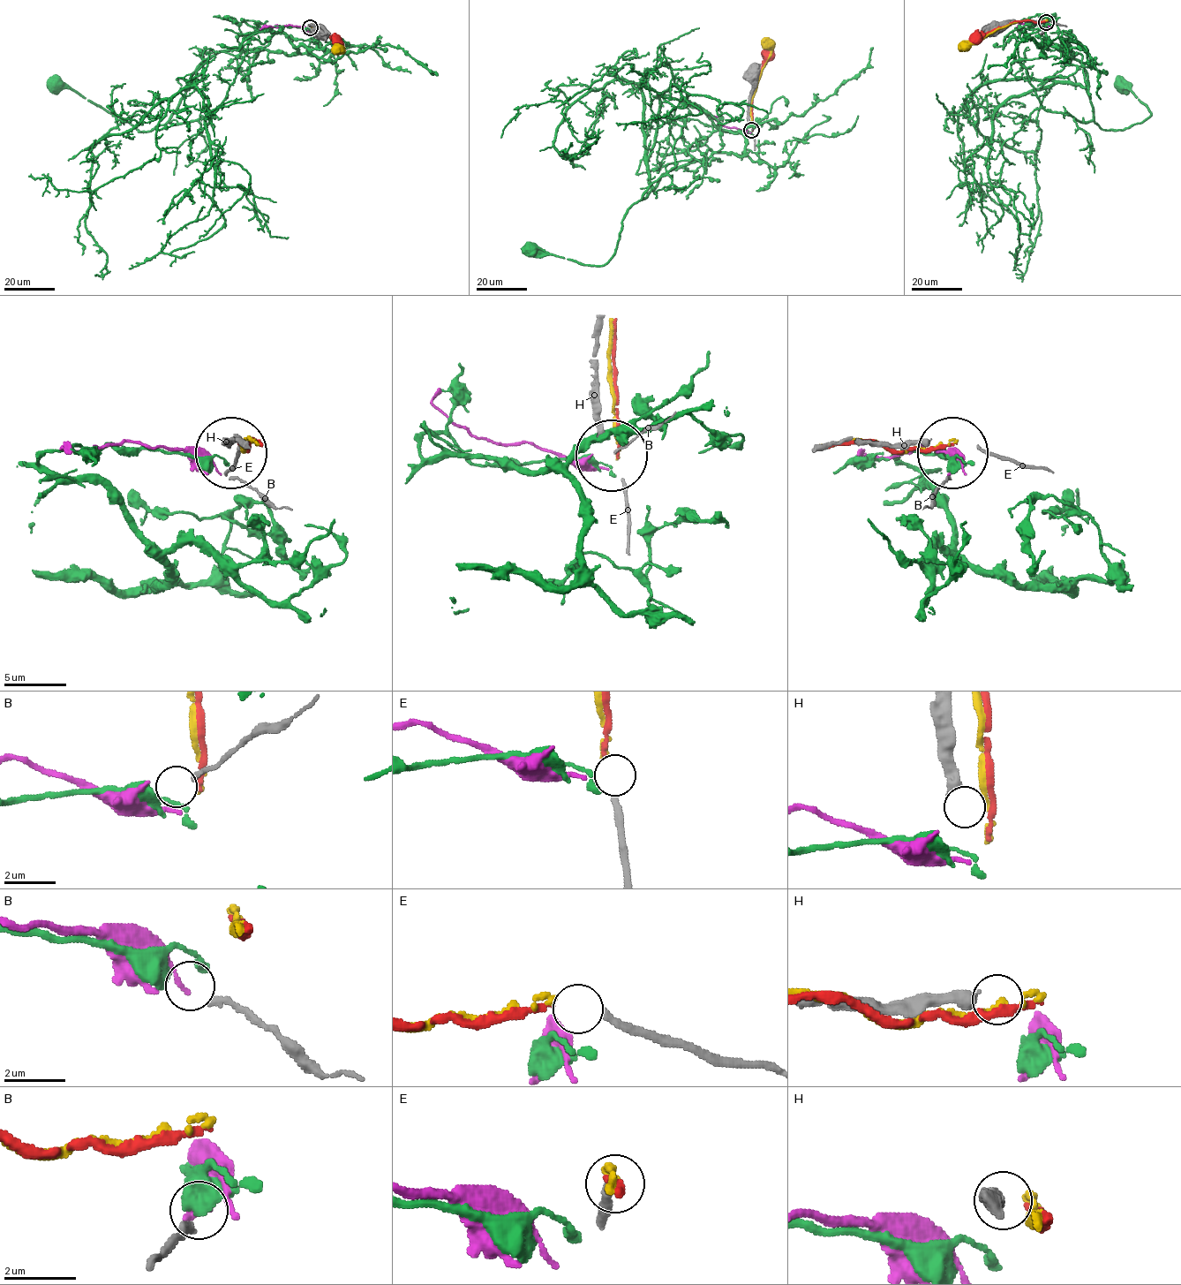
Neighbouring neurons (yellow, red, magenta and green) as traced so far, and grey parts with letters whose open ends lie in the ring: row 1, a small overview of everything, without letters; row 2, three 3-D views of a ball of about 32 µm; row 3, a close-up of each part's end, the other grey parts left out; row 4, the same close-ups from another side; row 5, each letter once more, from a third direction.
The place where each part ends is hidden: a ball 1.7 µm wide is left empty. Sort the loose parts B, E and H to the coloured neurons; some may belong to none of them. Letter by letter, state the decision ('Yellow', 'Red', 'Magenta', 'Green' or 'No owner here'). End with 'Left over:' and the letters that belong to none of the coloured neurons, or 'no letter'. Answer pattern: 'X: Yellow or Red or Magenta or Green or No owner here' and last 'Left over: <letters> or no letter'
B: No owner here
E: Red
H: No owner here
Left over: B, H

